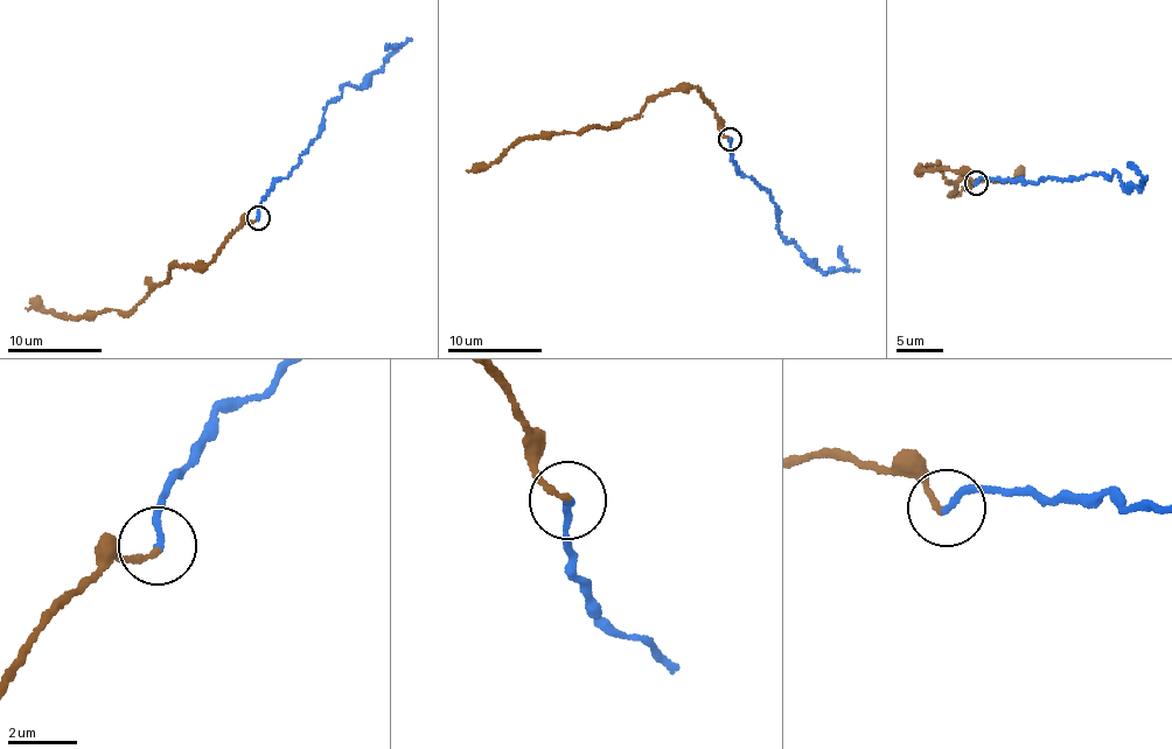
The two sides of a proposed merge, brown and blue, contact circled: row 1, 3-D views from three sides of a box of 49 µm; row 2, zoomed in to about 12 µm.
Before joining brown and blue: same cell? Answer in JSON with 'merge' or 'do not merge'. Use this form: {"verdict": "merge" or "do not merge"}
{"verdict": "merge"}

